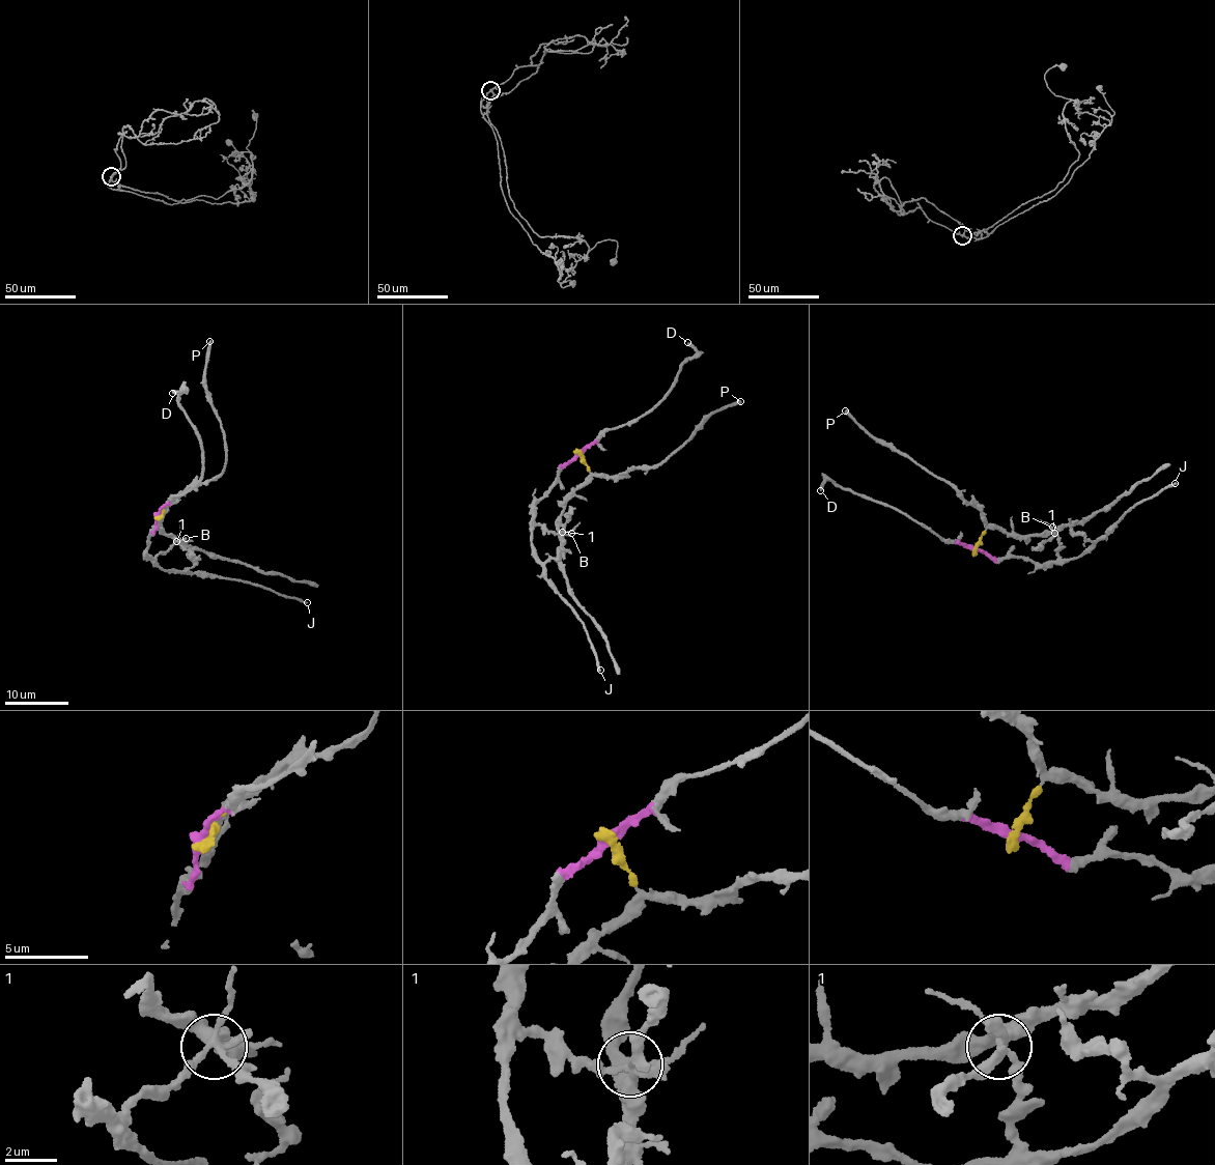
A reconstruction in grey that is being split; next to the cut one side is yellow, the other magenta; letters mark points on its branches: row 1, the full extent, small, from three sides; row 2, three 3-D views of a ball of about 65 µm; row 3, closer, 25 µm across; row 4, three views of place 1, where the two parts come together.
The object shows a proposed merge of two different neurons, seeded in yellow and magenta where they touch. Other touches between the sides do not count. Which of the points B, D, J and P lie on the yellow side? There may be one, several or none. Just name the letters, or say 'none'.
P

